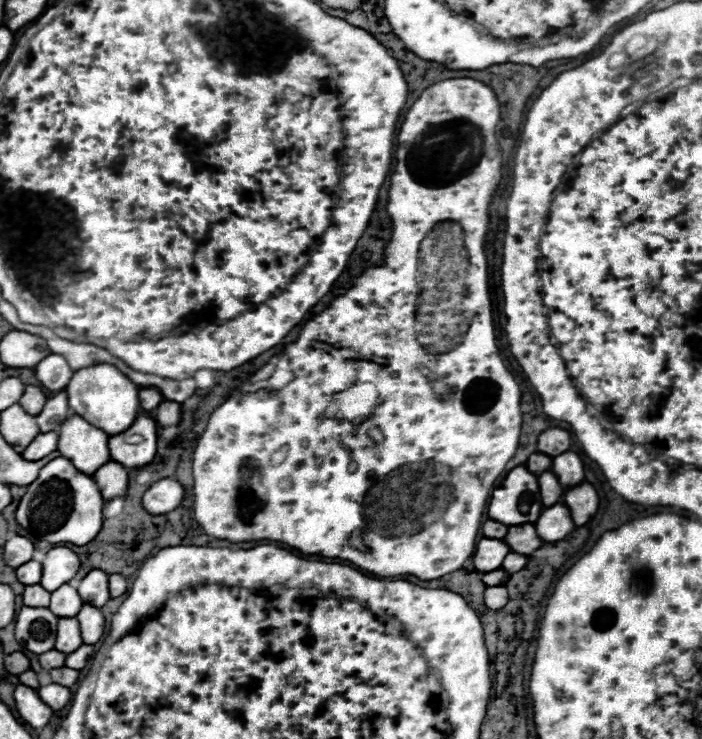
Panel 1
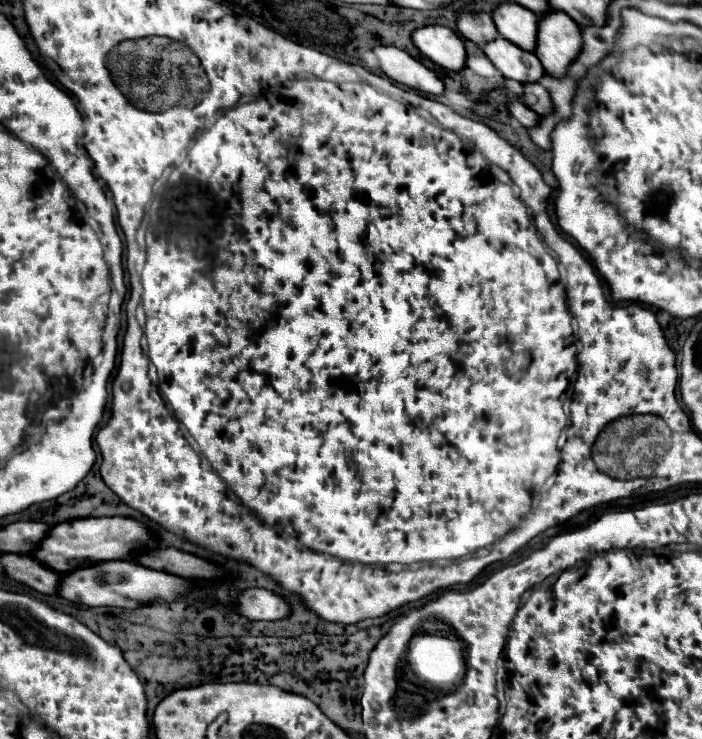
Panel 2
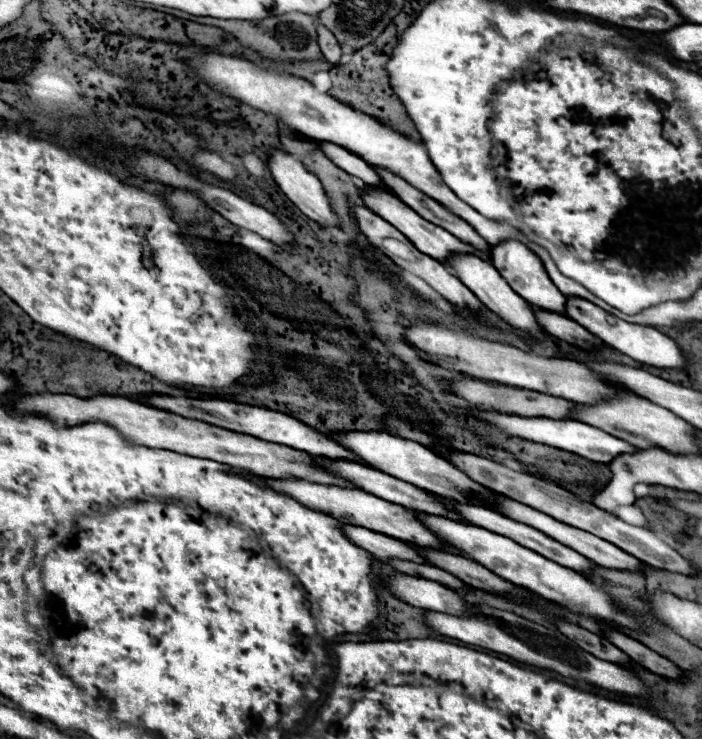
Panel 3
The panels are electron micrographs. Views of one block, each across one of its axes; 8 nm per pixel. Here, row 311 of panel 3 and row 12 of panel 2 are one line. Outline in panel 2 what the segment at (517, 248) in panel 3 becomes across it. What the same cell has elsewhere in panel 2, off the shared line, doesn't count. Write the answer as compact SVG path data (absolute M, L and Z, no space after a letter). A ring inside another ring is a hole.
M550 10L538 20L536 58L546 72L562 76L562 68L574 60L574 52L578 52L578 24L564 12Z

